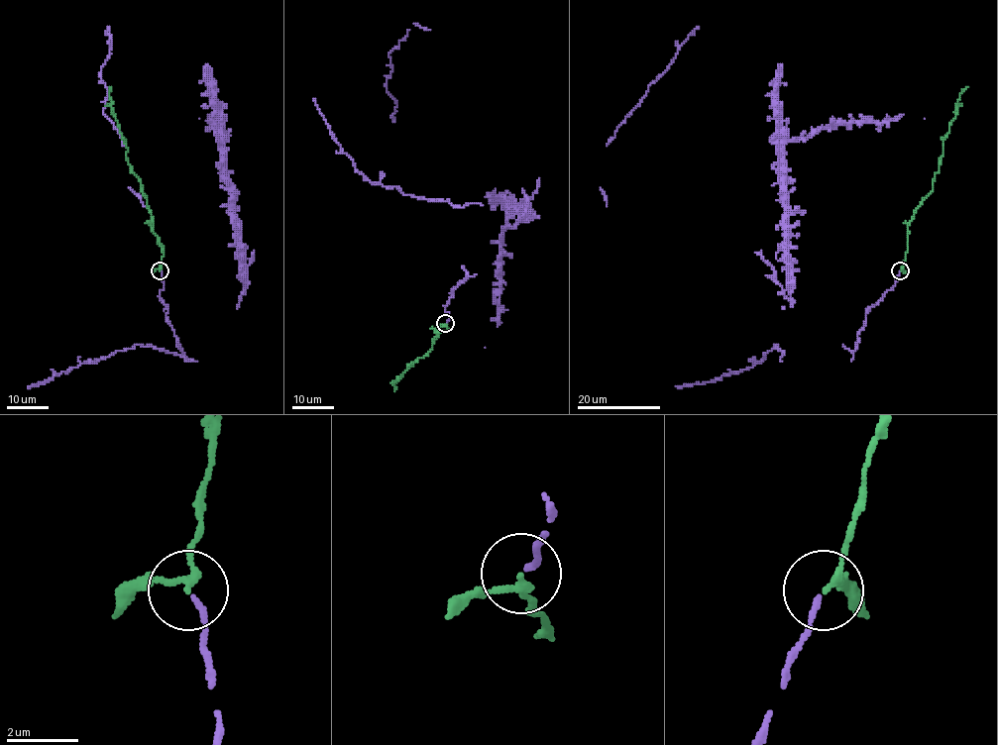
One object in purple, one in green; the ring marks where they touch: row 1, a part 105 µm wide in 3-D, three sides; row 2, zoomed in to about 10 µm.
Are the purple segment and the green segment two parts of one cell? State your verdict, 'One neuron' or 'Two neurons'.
One neuron

